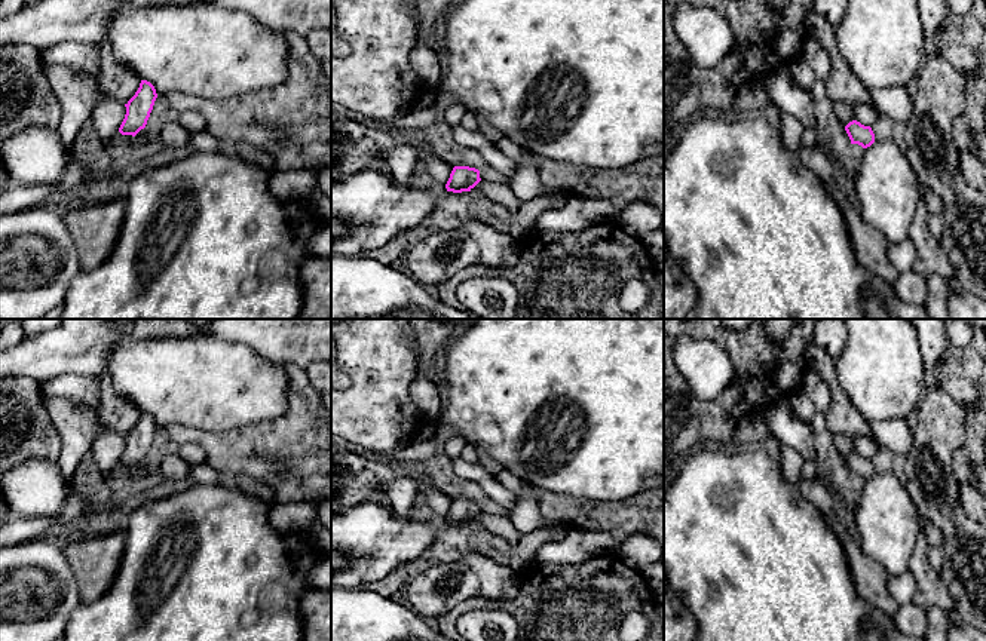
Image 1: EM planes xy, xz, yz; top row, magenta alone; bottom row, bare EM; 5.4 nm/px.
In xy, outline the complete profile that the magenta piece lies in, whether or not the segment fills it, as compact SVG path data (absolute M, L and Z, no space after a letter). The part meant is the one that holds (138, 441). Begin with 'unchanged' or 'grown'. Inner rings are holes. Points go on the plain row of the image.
unchanged; M141 412L135 427L125 436L126 447L119 460L119 464L122 467L135 469L141 461L144 461L156 430L157 426L154 418L147 412Z

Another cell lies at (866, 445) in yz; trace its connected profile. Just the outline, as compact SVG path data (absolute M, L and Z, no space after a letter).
M858 435L854 438L854 447L855 453L861 457L872 458L876 454L879 444L875 438L869 435Z

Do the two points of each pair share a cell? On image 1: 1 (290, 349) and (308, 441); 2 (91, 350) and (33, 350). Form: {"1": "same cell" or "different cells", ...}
{"1": "different cells", "2": "same cell"}

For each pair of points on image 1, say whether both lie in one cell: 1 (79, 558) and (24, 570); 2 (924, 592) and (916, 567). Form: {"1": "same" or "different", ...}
{"1": "different", "2": "same"}

